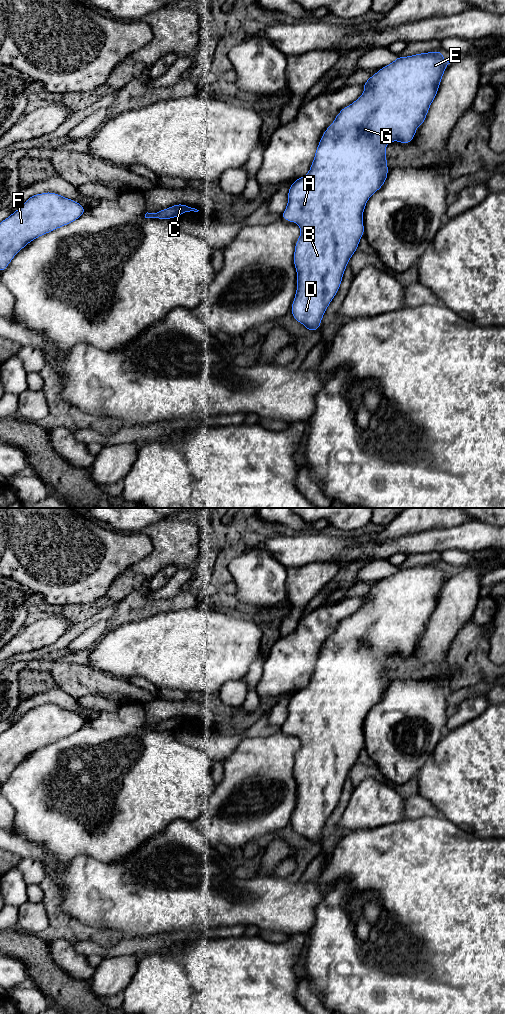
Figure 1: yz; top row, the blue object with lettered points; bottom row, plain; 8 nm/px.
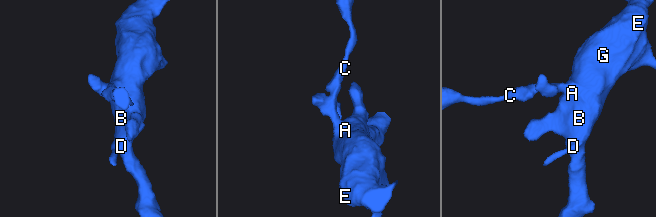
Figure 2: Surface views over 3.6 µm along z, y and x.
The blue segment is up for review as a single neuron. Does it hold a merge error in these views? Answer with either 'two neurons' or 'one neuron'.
one neuron

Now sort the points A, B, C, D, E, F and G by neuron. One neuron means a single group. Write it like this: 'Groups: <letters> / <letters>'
Groups: A B C D E F G

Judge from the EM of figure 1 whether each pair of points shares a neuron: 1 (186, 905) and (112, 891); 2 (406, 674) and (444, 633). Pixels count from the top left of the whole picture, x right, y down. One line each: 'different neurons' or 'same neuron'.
1: same neuron
2: different neurons

